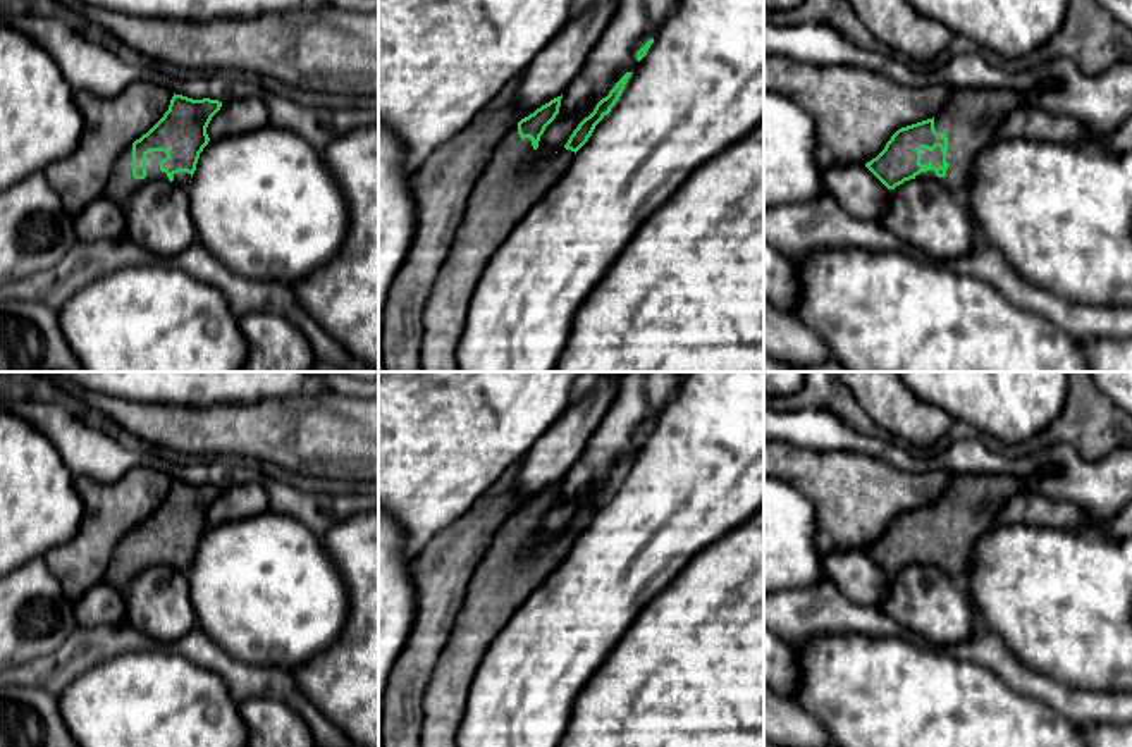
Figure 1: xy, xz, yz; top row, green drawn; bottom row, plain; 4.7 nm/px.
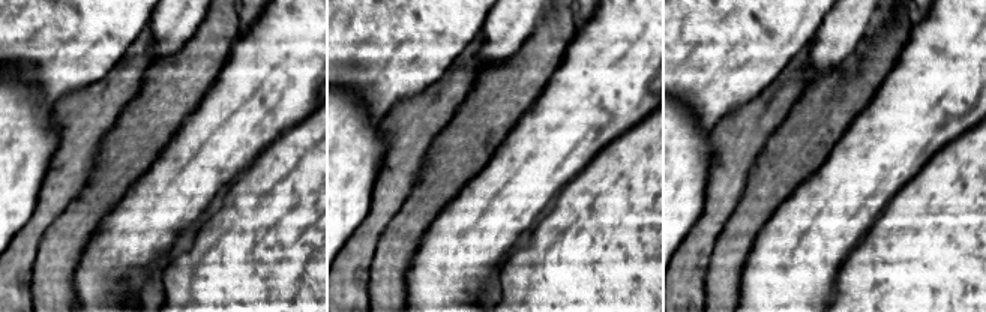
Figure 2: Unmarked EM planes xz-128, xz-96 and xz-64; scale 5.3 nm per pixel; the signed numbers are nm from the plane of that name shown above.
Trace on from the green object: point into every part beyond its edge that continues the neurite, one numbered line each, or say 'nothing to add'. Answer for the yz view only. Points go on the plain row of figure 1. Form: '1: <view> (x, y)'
1: yz (969, 505)

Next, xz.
1: xz (516, 561)

